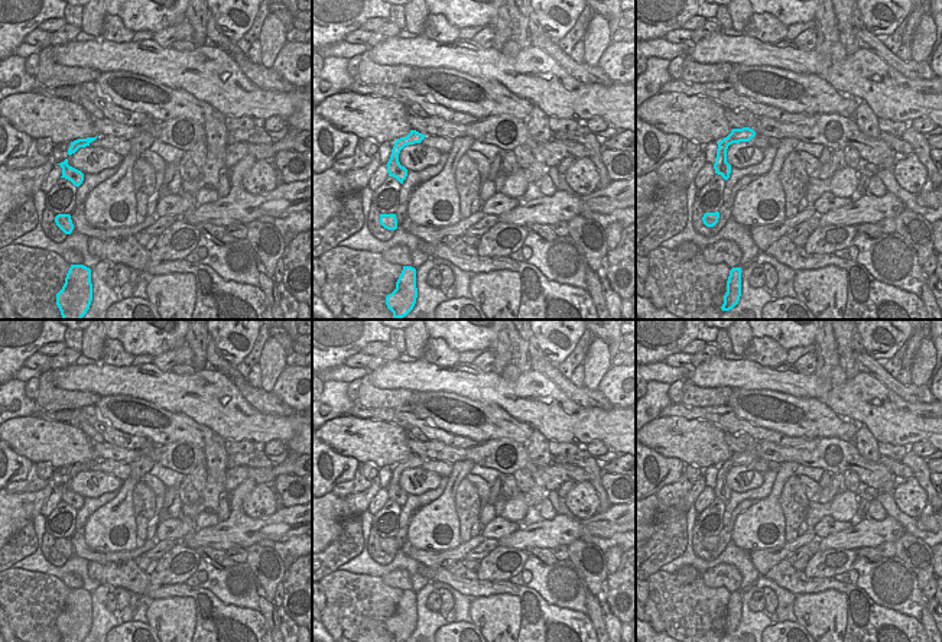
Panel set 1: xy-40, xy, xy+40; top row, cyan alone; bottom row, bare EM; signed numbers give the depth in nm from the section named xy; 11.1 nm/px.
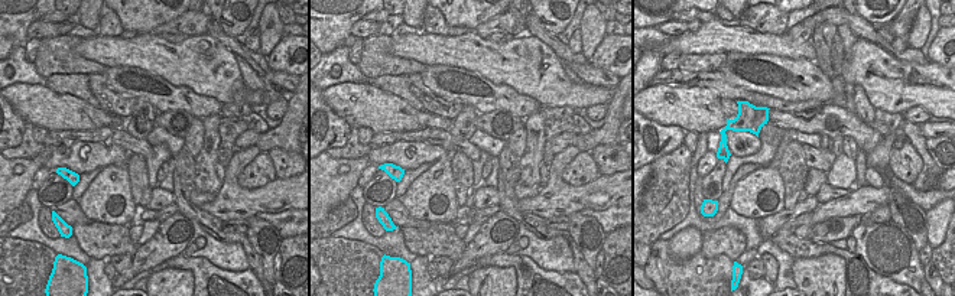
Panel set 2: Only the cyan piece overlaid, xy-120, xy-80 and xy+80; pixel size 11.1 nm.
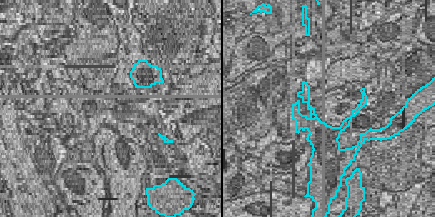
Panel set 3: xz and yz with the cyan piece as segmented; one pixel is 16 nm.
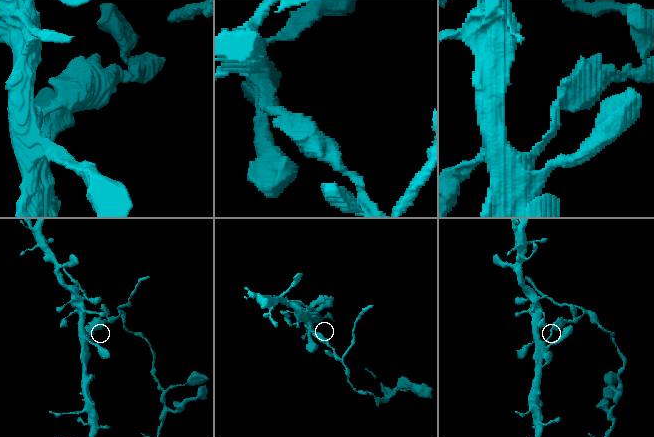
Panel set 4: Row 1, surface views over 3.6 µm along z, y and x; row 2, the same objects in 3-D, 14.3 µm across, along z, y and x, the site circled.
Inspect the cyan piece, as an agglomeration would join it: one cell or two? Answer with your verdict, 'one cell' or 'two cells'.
two cells

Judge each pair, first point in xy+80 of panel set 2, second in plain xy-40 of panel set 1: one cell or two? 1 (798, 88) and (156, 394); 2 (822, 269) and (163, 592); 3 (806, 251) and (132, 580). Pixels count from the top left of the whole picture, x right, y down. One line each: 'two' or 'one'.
1: two
2: two
3: one

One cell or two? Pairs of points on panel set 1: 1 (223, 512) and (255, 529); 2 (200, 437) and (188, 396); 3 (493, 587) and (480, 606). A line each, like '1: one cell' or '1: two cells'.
1: two cells
2: two cells
3: two cells

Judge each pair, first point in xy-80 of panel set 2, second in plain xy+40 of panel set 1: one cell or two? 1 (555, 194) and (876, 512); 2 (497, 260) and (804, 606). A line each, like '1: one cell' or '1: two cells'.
1: two cells
2: two cells

